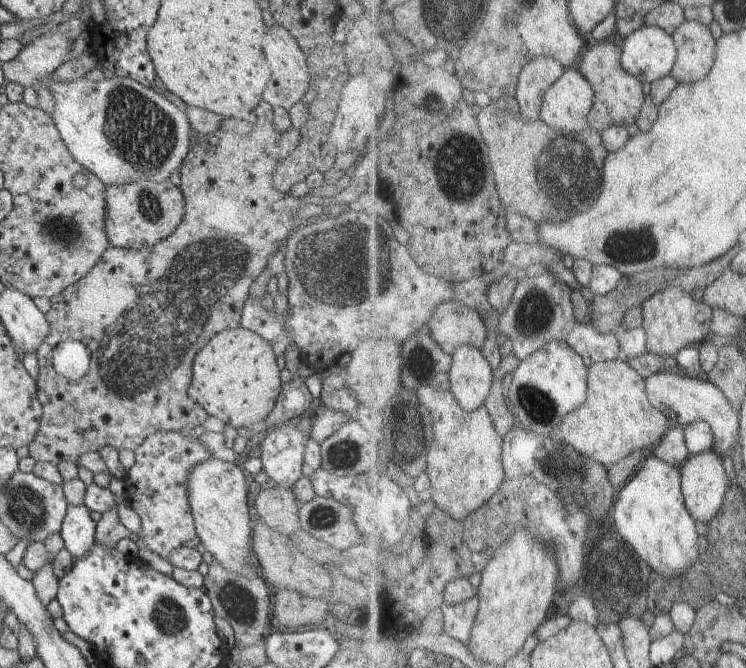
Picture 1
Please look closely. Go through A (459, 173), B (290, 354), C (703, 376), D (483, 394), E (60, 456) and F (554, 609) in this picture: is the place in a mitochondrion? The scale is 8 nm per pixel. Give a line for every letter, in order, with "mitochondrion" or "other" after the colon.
A: mitochondrion
B: other
C: other
D: other
E: other
F: other

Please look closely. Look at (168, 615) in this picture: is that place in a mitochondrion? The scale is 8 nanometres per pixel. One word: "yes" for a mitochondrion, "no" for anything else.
yes

